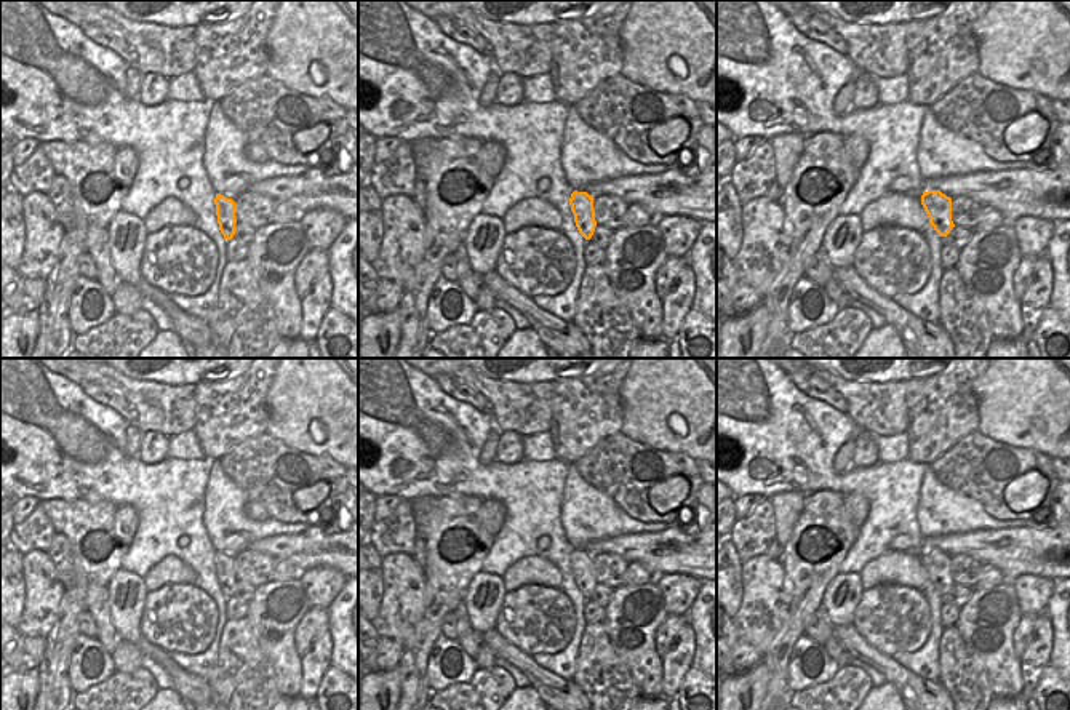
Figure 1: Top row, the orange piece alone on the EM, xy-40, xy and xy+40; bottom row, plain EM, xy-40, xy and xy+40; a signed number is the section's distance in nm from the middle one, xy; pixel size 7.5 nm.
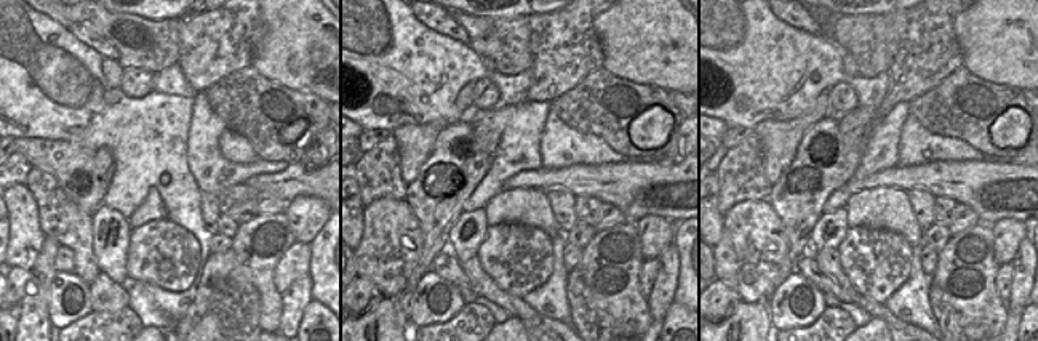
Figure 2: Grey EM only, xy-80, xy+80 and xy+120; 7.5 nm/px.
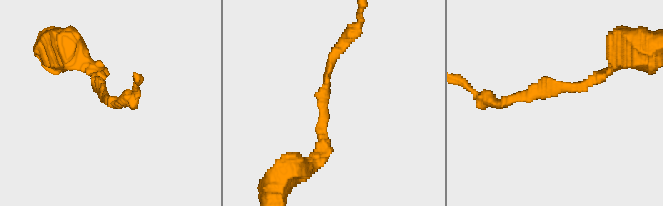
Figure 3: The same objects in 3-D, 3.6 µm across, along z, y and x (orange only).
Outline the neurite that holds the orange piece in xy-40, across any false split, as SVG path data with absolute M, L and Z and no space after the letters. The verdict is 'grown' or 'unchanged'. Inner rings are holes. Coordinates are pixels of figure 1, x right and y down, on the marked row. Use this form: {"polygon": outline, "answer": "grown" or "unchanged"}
{"polygon": "M216 193L214 205L219 230L224 235L224 238L232 240L235 235L237 224L235 201L221 193Z", "answer": "unchanged"}

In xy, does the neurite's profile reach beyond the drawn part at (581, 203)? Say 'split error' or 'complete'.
complete

